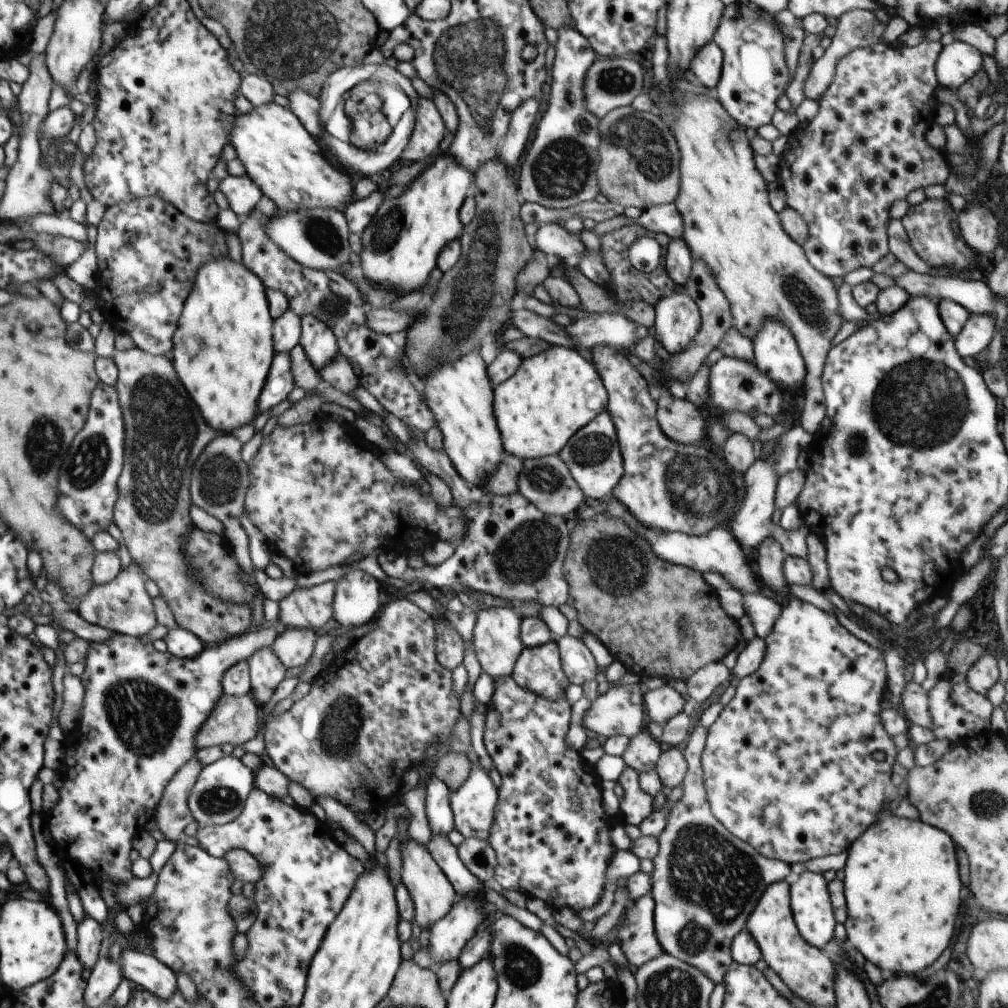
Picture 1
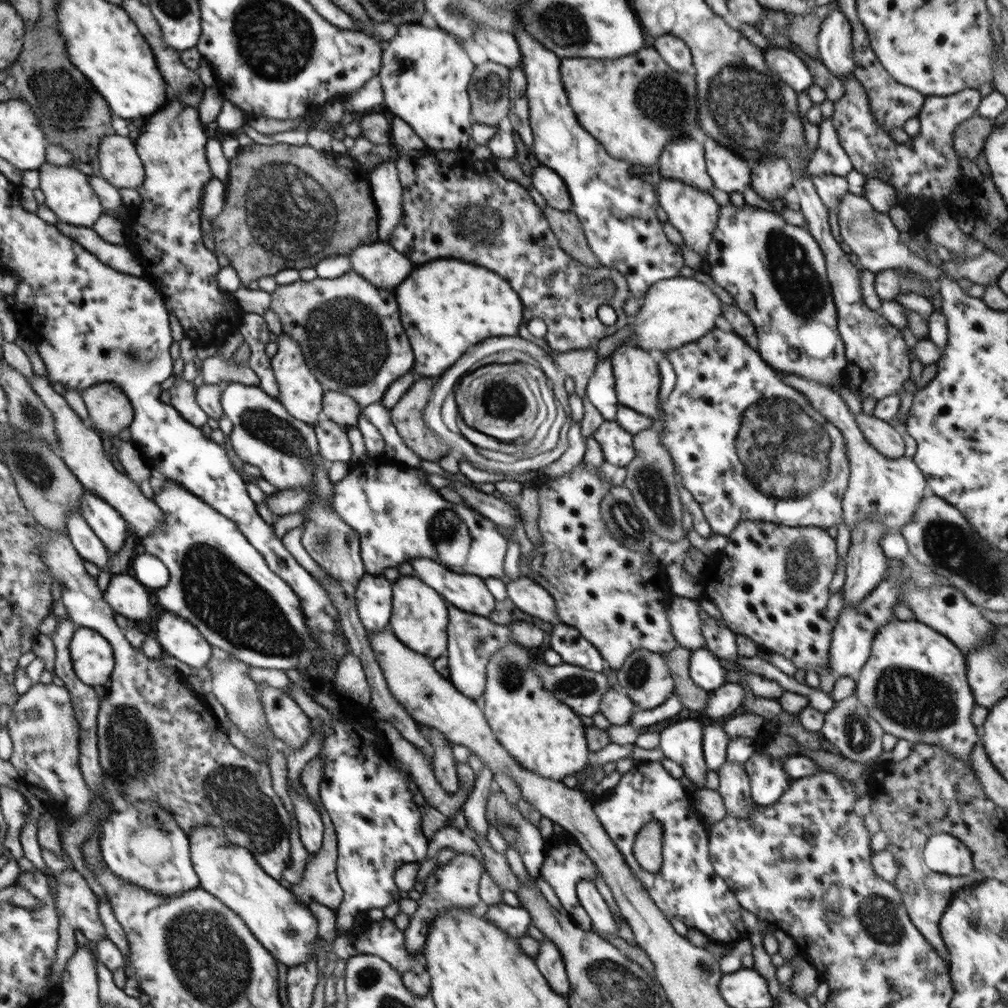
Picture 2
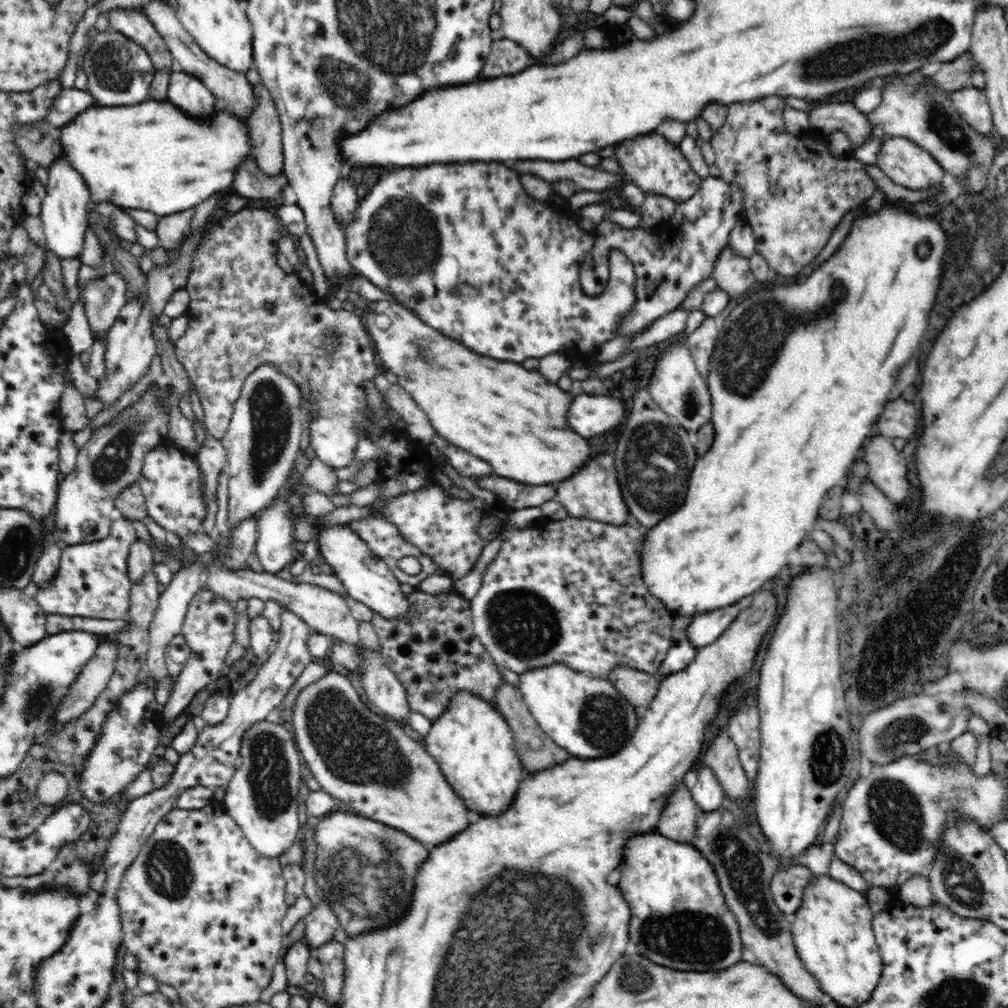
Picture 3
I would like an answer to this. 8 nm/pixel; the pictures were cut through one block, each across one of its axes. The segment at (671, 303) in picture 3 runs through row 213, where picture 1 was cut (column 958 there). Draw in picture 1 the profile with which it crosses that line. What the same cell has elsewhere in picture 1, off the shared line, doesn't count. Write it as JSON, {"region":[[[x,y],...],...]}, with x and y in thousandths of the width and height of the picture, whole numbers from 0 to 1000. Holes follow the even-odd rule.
{"region":[[[941,669],[935,672],[920,687],[922,690],[921,700],[923,710],[927,716],[927,733],[940,734],[944,739],[967,731],[971,727],[982,723],[983,708],[986,704],[985,698],[980,694],[979,689],[970,688],[959,681],[959,671]]]}

